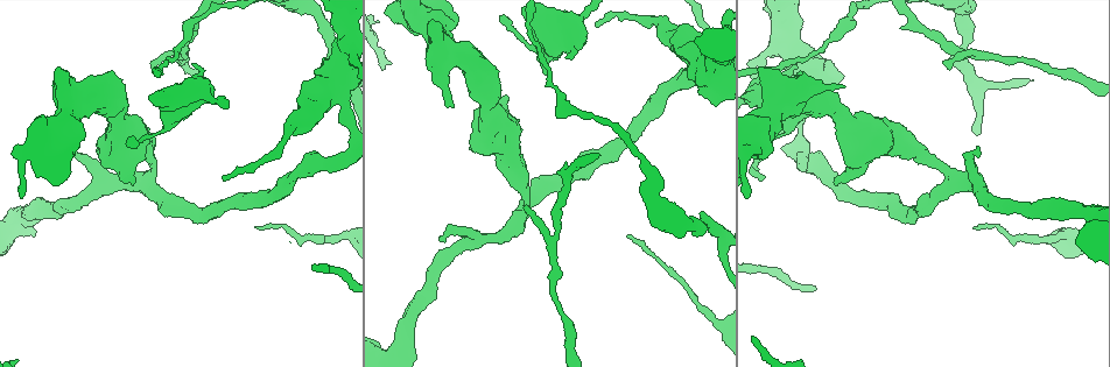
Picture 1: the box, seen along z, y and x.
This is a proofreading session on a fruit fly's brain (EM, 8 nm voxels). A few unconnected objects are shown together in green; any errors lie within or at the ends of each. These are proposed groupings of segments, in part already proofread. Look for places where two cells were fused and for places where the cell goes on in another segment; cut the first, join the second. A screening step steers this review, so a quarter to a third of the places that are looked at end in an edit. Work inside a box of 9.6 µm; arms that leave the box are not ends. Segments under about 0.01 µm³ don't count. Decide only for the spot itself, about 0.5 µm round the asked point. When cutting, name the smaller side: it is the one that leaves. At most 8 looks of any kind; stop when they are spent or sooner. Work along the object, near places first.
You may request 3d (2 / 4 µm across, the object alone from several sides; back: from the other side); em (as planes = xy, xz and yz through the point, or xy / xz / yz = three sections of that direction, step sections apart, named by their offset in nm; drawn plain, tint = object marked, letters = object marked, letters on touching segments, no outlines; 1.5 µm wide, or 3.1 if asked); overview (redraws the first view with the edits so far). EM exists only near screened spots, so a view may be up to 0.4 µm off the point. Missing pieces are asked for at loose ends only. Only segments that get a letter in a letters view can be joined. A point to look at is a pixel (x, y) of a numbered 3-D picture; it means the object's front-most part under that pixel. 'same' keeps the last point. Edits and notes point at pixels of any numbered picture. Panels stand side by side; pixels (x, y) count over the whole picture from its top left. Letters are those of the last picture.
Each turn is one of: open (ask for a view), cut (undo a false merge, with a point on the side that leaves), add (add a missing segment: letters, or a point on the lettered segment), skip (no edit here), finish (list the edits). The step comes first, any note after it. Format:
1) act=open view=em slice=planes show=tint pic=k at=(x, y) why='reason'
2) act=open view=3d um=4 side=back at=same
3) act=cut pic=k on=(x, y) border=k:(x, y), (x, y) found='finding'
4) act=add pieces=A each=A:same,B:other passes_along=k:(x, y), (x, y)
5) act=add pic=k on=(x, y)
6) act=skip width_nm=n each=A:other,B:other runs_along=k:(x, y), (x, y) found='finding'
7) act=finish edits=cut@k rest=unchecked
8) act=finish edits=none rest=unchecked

act=open view=em slice=planes show=letters pic=1 at=(346, 114) why='thick turns thin'

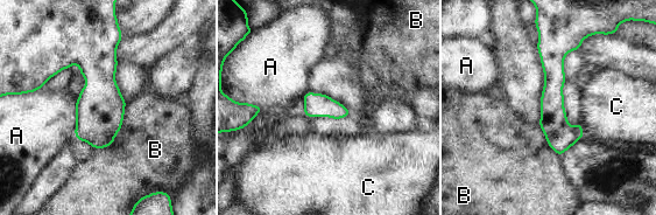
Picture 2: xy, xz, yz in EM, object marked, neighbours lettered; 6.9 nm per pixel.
act=skip width_nm=160 longest_contact=B:400nm each=A:other,B:other,C:other found='all the same cell'

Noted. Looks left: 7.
act=open view=em slice=planes show=letters pic=1 at=(976, 229) why='free end'

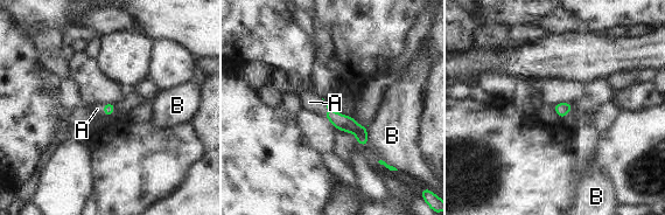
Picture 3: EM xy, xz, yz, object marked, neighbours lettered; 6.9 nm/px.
act=add pieces=A each=A:same,B:other passes_along=3:(341, 122), (328, 111), (309, 102) found='the cell continues'

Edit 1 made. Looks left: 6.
act=finish edits=add@3 rest=unchecked

